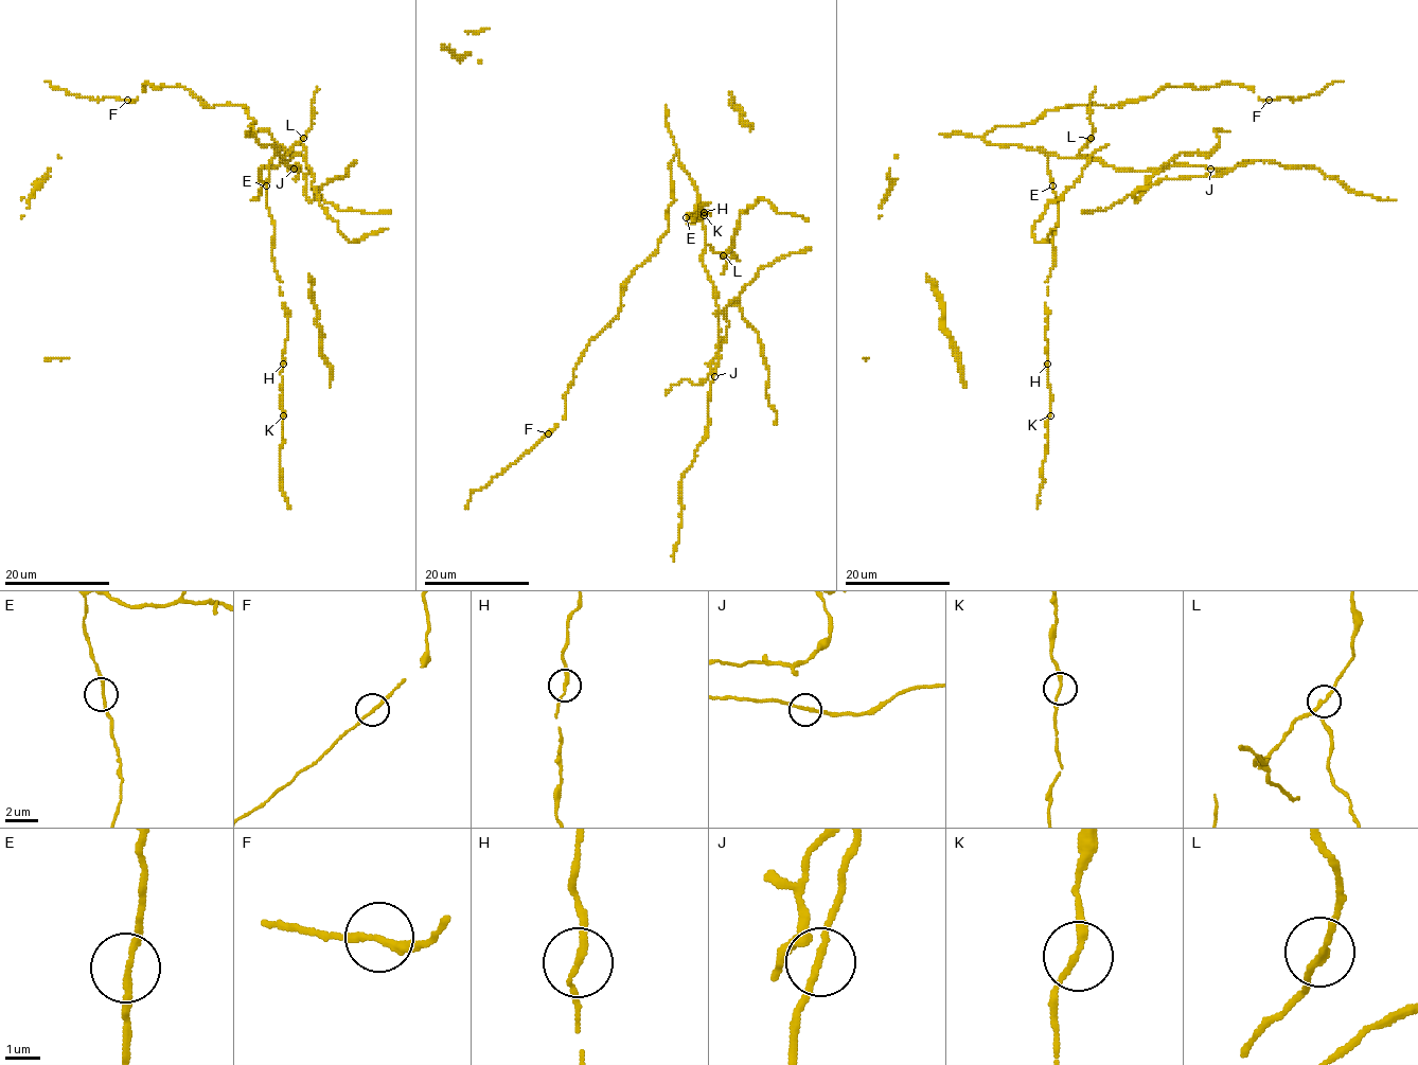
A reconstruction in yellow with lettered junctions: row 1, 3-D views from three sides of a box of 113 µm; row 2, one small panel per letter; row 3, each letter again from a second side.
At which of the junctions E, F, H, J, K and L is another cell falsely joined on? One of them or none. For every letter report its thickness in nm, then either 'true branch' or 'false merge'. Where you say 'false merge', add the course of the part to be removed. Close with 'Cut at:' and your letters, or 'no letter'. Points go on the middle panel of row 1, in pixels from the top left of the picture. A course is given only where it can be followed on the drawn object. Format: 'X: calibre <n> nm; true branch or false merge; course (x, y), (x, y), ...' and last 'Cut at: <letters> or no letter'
E: calibre 170 nm; true branch
F: calibre 190 nm; true branch
H: calibre 180 nm; true branch
J: calibre 180 nm; true branch
K: calibre 180 nm; true branch
L: calibre 190 nm; true branch
Cut at: no letter

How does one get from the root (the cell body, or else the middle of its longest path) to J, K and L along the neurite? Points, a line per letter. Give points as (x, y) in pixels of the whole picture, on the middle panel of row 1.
J: (686, 219), (694, 212), (705, 228), (702, 263), (713, 285), (719, 312), (719, 360), (713, 376)
K: (686, 219), (691, 225), (695, 216), (708, 210), (702, 211), (703, 215)
L: (686, 219), (694, 212), (705, 228), (706, 243), (715, 253), (723, 255)

